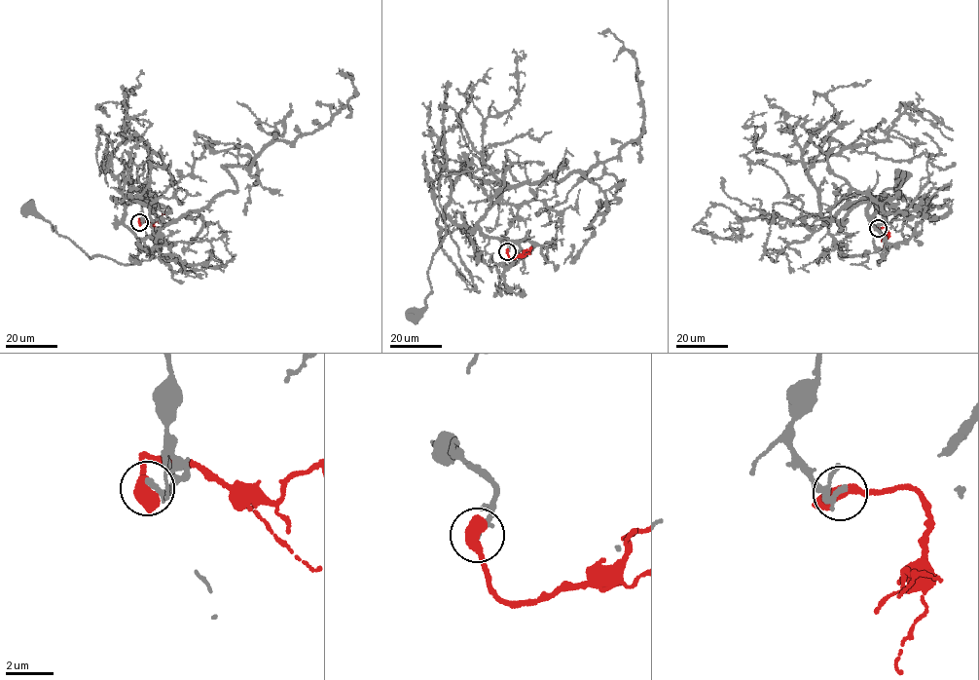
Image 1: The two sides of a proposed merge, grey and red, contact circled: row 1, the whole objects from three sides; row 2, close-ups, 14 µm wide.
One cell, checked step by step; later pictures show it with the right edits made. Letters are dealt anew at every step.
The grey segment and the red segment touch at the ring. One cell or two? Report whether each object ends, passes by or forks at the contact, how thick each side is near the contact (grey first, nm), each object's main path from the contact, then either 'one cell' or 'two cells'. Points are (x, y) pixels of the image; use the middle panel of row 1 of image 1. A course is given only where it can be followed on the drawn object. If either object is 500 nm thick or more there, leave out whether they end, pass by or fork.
grey ends there; red passes by; 280 nm thick on the grey side, 480 nm on the other; grey runs (507, 251), (476, 224), (503, 184), (488, 167), (444, 175), (445, 237), (427, 272), (425, 308), (412, 317); red runs (507, 251), (511, 258), (515, 258), (529, 250), (531, 246); one cell

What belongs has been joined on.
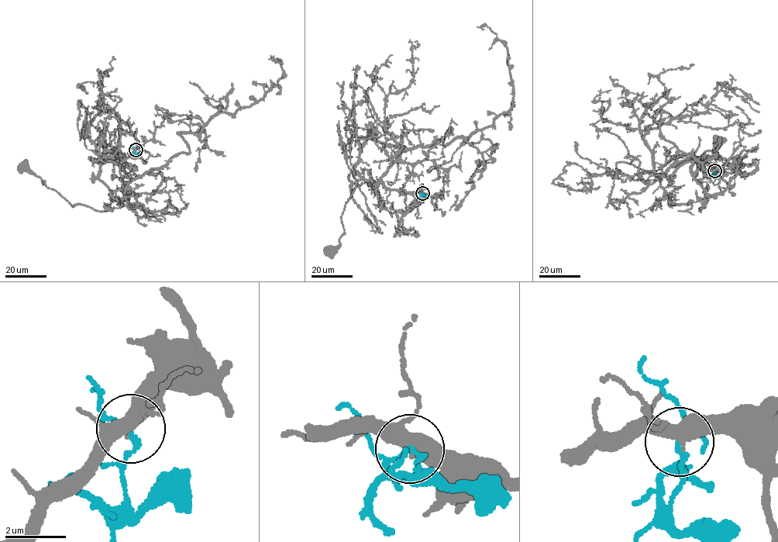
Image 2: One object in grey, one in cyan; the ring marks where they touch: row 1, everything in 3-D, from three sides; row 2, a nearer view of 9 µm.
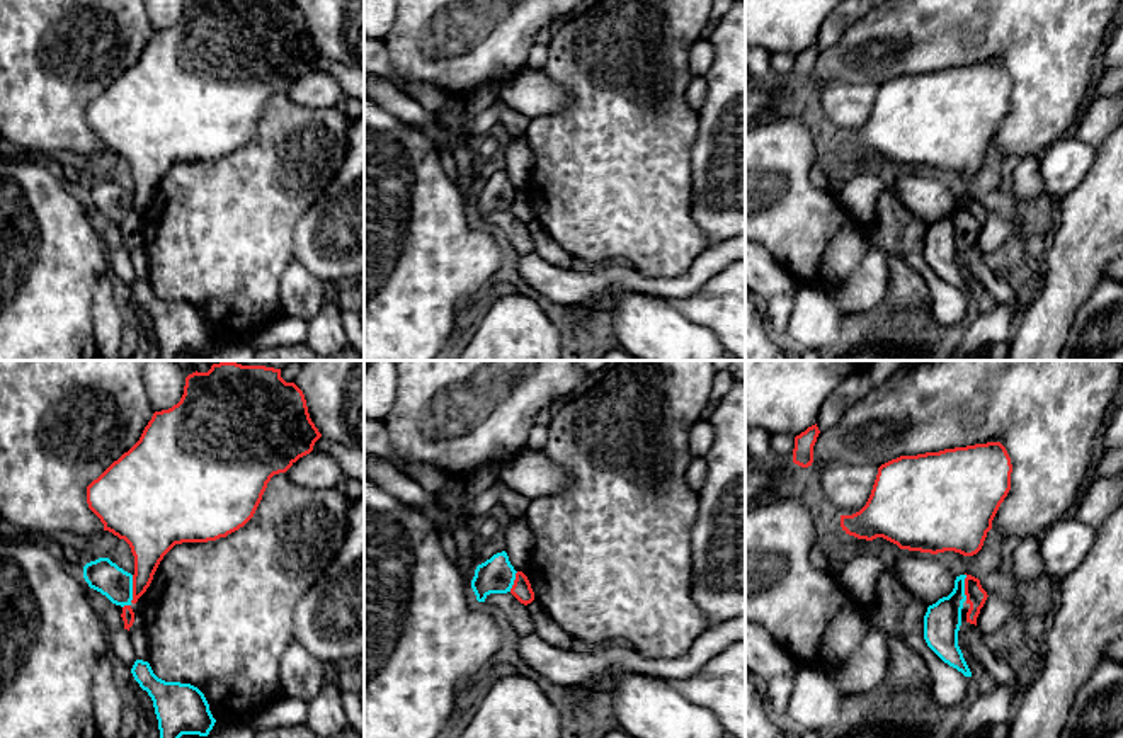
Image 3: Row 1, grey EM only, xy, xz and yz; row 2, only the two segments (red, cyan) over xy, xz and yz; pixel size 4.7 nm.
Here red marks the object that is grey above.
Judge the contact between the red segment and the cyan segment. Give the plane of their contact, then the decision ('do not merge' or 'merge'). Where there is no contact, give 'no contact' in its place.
meets red in xy; do not merge

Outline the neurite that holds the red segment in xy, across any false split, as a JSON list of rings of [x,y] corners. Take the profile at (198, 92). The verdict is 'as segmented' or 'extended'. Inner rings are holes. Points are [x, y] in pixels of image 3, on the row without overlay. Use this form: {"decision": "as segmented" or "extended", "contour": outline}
{"decision": "as segmented", "contour": [[[185,0],[180,20],[168,29],[155,31],[151,39],[145,46],[140,60],[87,105],[88,128],[100,138],[100,141],[104,143],[104,150],[112,151],[114,155],[124,158],[129,163],[131,172],[134,175],[131,221],[136,223],[138,218],[146,211],[160,180],[175,163],[216,160],[243,146],[254,136],[271,97],[274,94],[286,92],[299,77],[310,73],[320,56],[322,53],[310,37],[305,14],[294,2]]]}

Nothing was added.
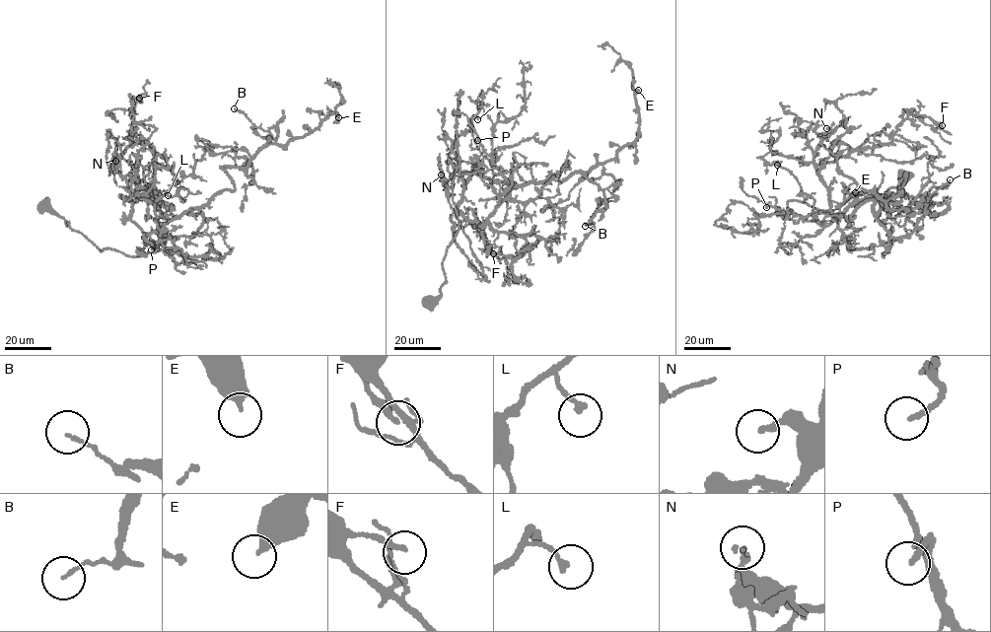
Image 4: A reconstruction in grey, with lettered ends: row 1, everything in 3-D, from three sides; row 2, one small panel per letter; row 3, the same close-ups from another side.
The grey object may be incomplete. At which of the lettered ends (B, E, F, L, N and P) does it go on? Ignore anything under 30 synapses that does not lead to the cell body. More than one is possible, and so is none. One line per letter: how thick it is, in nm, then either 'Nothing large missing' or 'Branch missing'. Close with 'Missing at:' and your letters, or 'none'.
B: Thickness 100 nm. Nothing large missing
E: Thickness 420 nm. Nothing large missing
F: Thickness 180 nm. Nothing large missing
L: Thickness 190 nm. Nothing large missing
N: Thickness 220 nm. Nothing large missing
P: Thickness 180 nm. Branch missing
Missing at: P

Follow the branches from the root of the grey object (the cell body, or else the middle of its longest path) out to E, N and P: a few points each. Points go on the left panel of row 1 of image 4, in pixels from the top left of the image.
E: (42, 205), (101, 251), (155, 252), (169, 221), (235, 189), (221, 167), (246, 169), (266, 145), (338, 117)
N: (42, 205), (101, 251), (155, 252), (168, 219), (130, 193), (131, 165), (115, 161)
P: (42, 205), (101, 251), (109, 248), (131, 256), (140, 256), (155, 252), (158, 242), (151, 249)

